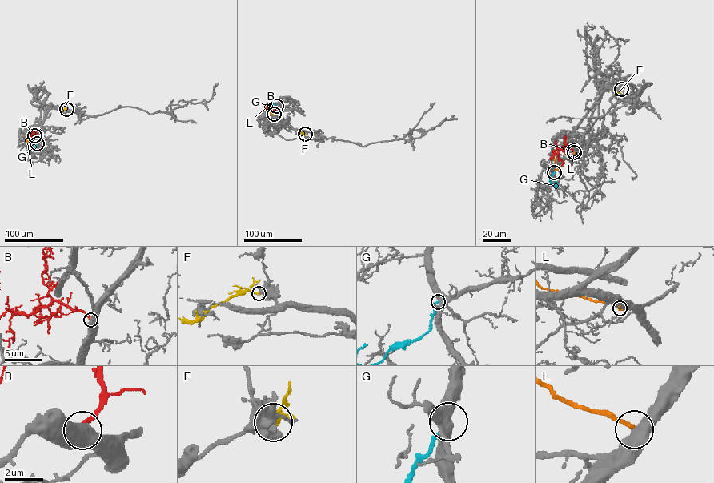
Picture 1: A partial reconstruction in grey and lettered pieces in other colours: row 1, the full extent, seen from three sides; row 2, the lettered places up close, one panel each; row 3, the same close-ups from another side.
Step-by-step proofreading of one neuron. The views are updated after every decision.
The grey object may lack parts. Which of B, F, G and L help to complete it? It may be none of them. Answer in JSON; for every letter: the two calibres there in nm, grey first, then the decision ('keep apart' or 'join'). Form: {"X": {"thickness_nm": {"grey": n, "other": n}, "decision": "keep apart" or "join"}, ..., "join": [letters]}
{"B": {"thickness_nm": {"grey": 550, "other": 240}, "decision": "join"}, "F": {"thickness_nm": {"grey": 380, "other": 200}, "decision": "keep apart"}, "G": {"thickness_nm": {"grey": 600, "other": 240}, "decision": "keep apart"}, "L": {"thickness_nm": {"grey": 700, "other": 280}, "decision": "keep apart"}, "join": ["B"]}

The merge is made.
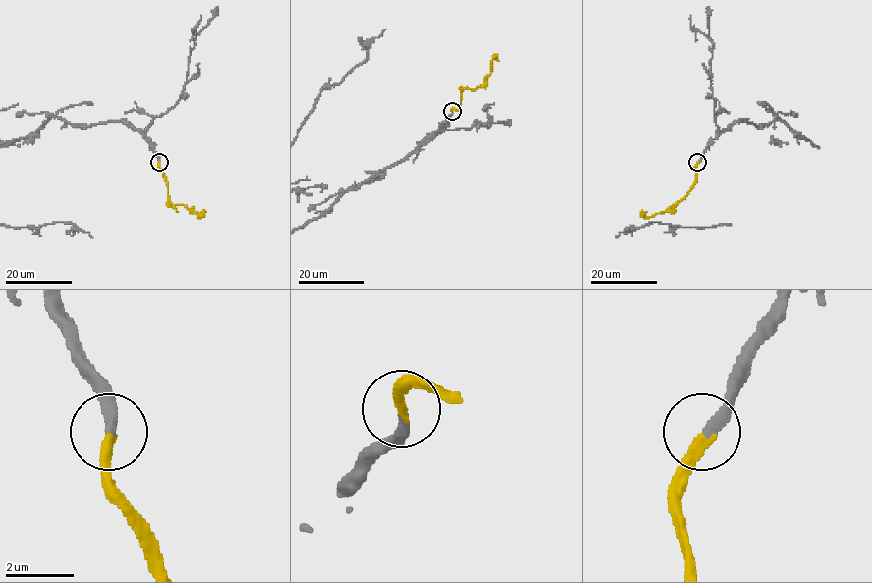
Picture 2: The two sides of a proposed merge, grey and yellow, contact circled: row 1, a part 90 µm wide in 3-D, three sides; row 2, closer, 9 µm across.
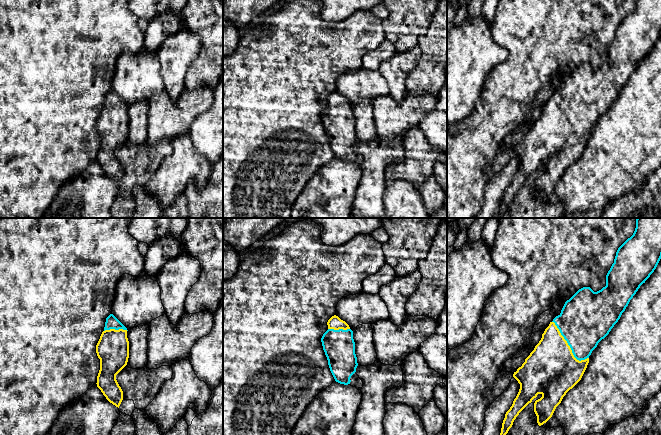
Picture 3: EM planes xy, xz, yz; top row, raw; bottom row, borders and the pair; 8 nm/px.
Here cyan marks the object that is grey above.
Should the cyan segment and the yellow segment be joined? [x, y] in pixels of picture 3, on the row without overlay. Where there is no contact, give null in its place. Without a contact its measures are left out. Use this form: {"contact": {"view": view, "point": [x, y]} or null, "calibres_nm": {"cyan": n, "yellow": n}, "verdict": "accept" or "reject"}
{"contact": {"view": "yz", "point": [569, 121]}, "calibres_nm": {"cyan": 420, "yellow": 420}, "verdict": "accept"}

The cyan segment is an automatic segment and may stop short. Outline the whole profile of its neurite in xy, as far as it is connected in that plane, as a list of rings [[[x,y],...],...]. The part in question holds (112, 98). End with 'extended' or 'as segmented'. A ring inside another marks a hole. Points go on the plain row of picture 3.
[[[113,90],[106,94],[104,107],[96,121],[96,129],[100,135],[97,163],[110,179],[119,184],[123,167],[116,151],[127,141],[129,117],[127,104]]]; extended

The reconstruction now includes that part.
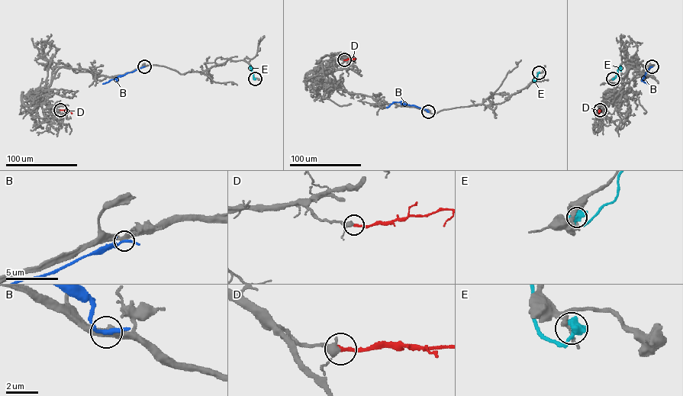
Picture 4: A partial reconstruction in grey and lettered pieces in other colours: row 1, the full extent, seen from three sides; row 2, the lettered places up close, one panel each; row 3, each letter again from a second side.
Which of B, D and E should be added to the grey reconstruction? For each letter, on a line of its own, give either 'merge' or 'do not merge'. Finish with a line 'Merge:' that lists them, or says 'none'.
B: do not merge
D: merge
E: do not merge
Merge: D

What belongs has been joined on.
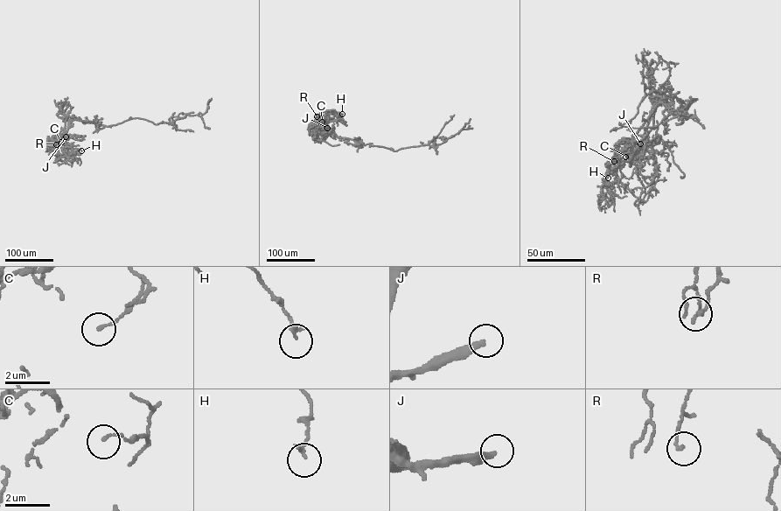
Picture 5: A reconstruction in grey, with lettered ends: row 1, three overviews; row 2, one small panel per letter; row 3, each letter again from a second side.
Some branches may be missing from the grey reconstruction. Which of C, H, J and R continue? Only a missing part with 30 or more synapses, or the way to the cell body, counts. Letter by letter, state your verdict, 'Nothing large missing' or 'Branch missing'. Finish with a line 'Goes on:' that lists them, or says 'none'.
C: Nothing large missing
H: Nothing large missing
J: Branch missing
R: Nothing large missing
Goes on: J

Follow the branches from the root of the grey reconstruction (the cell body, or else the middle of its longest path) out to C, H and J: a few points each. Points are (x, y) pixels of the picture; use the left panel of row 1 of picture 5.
C: (107, 126), (91, 121), (73, 120), (61, 142)
H: (107, 126), (91, 121), (73, 120), (58, 144), (62, 148), (70, 147), (81, 150)
J: (107, 126), (91, 121), (73, 120), (64, 133), (63, 137), (66, 136)

